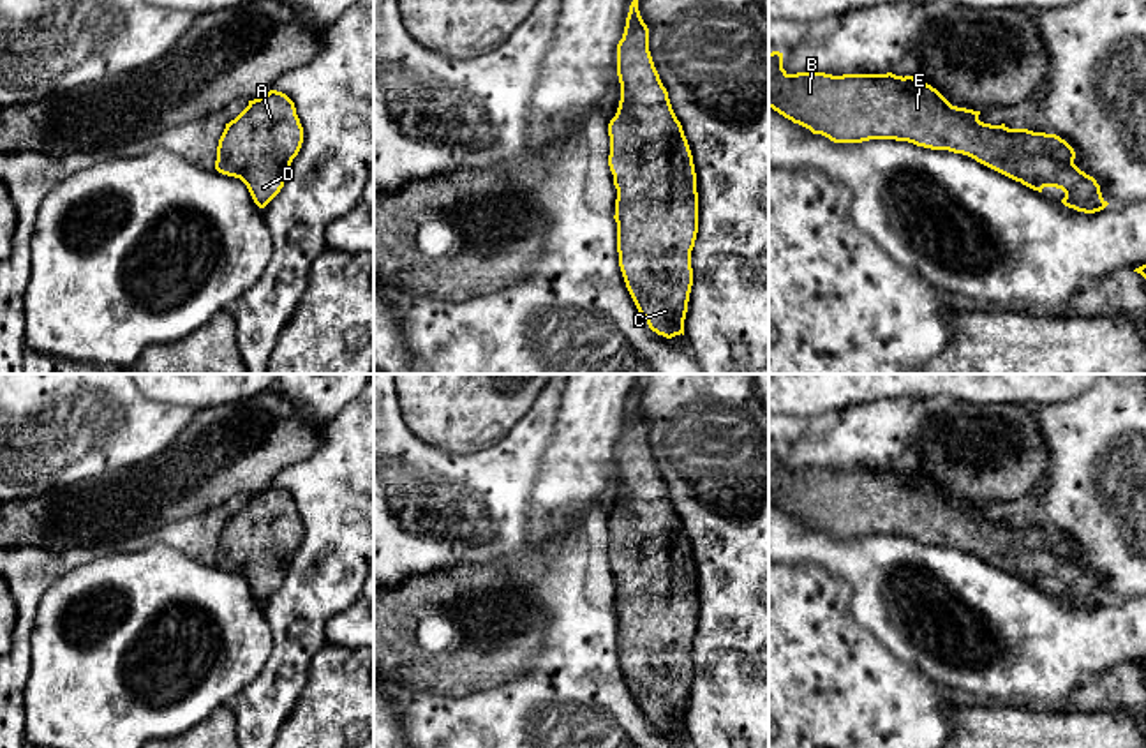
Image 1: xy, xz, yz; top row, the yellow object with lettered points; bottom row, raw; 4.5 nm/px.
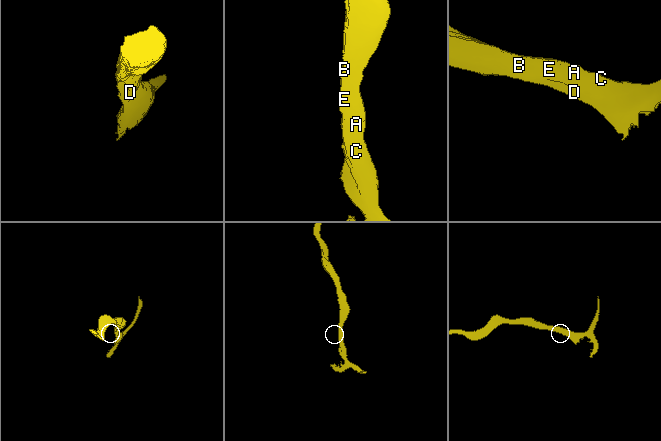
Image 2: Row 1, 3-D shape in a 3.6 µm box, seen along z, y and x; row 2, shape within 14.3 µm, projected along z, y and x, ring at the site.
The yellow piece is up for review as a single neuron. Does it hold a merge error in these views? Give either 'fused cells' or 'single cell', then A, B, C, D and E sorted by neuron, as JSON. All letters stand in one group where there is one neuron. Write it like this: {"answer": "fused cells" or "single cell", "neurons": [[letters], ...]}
{"answer": "single cell", "neurons": [["A", "B", "C", "D", "E"]]}

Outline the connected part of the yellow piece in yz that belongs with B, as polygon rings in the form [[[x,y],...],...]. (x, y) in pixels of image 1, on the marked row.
[[[772,51],[769,108],[834,143],[896,139],[949,150],[1033,191],[1061,189],[1061,203],[1077,212],[1095,213],[1109,205],[1097,180],[1074,164],[1075,152],[1060,136],[984,123],[980,111],[952,106],[913,76],[788,74],[783,53]]]

